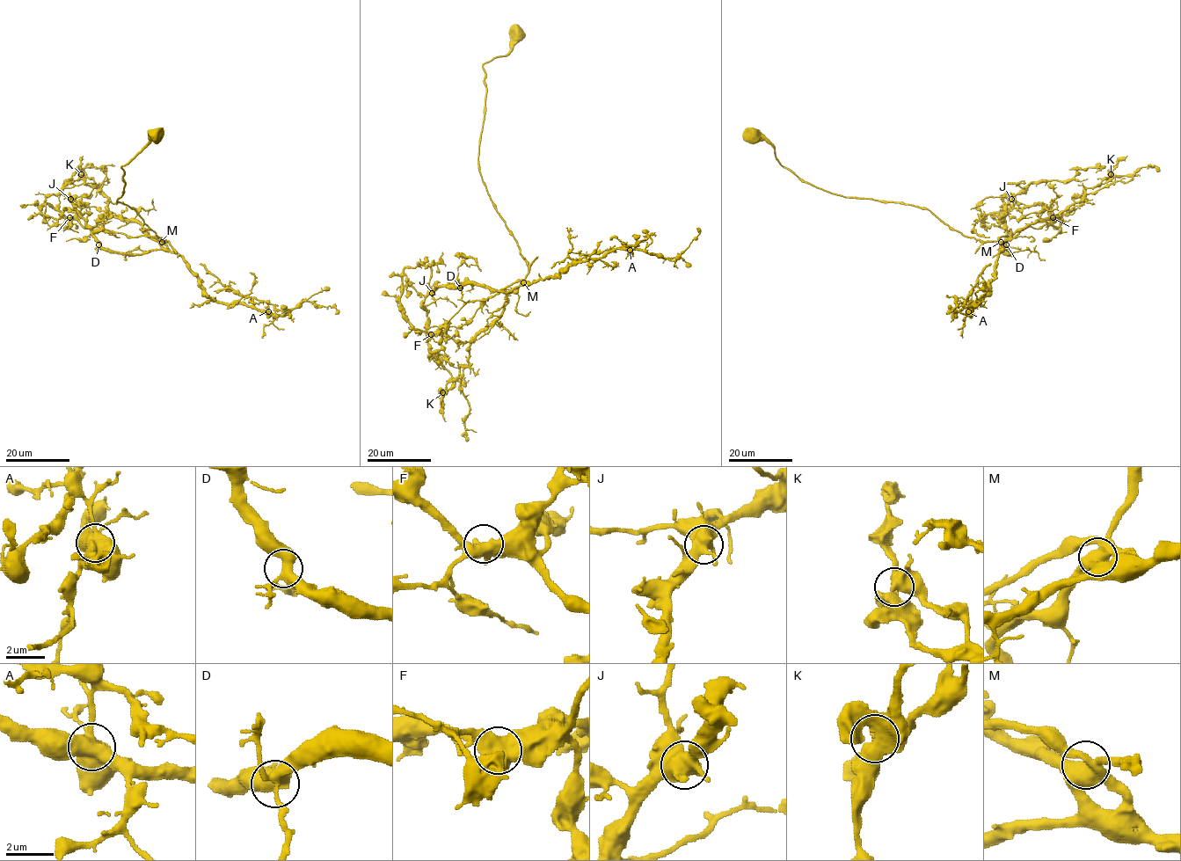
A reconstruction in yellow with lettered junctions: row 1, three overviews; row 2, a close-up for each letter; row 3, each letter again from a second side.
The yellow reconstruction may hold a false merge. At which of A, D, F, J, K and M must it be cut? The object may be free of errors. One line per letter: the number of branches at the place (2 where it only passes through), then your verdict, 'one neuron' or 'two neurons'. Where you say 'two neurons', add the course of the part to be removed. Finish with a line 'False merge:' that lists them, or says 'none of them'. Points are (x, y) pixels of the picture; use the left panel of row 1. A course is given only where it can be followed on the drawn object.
A: 5 | two neurons | (268, 312), (266, 302), (239, 295), (199, 264)
D: 4 | one neuron
F: 5 | one neuron
J: 4 | one neuron
K: 3 | one neuron
M: 5 | one neuron
False merge: A

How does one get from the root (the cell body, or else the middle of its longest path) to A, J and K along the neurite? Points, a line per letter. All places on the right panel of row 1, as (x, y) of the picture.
A: (751, 134), (813, 186), (922, 207), (964, 235), (996, 242), (995, 277), (968, 312)
J: (751, 134), (813, 186), (922, 207), (964, 235), (997, 242), (1005, 253), (1011, 199)
K: (751, 134), (813, 186), (922, 207), (984, 242), (1005, 242), (1057, 216), (1111, 174)

